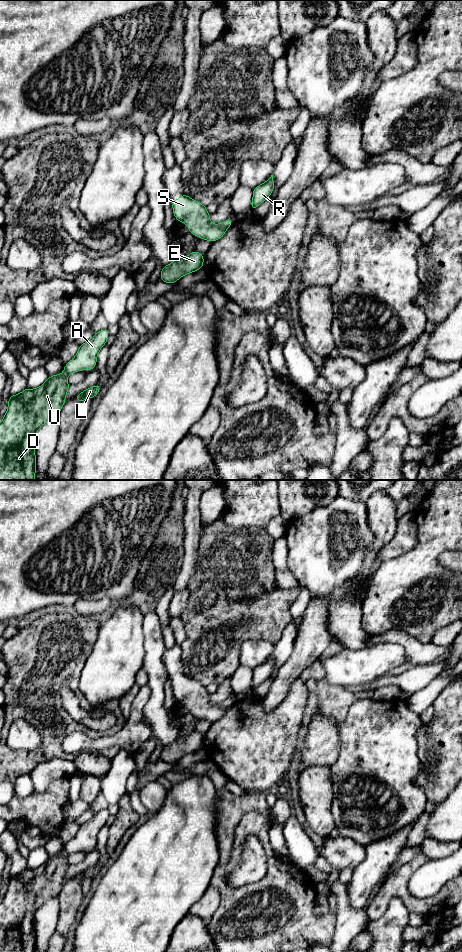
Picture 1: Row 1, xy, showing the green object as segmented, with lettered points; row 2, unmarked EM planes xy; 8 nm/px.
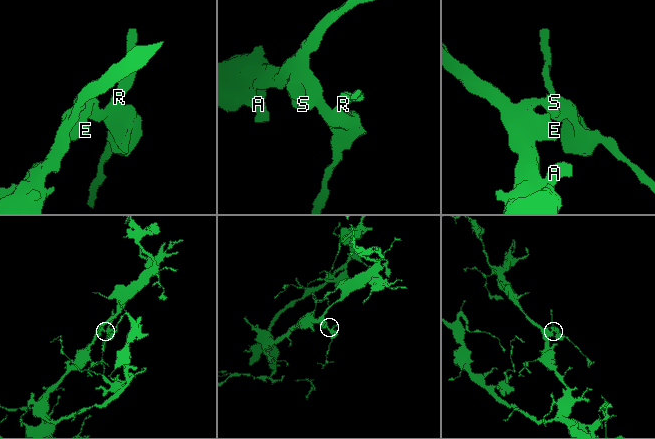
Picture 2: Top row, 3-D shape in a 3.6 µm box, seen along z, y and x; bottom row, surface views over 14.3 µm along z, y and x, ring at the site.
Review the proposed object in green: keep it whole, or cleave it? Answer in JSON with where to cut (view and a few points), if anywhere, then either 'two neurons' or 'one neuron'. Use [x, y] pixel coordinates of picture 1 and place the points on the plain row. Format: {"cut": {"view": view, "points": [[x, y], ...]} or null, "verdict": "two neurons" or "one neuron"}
{"cut": null, "verdict": "one neuron"}

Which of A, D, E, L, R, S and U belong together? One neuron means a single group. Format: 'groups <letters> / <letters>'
groups A D E L R S U

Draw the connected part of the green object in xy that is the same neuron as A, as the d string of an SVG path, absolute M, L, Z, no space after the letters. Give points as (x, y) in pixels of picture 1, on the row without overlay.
M107 809L95 813L90 820L79 826L76 836L65 845L62 855L56 853L49 856L40 867L26 868L21 873L9 877L7 892L0 902L0 952L36 952L34 929L36 912L45 902L58 896L65 884L67 871L71 866L67 862L67 857L73 852L93 850L97 843L97 835L108 817Z

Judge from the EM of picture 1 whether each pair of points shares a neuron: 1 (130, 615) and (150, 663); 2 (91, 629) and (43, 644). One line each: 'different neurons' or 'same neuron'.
1: different neurons
2: same neuron

